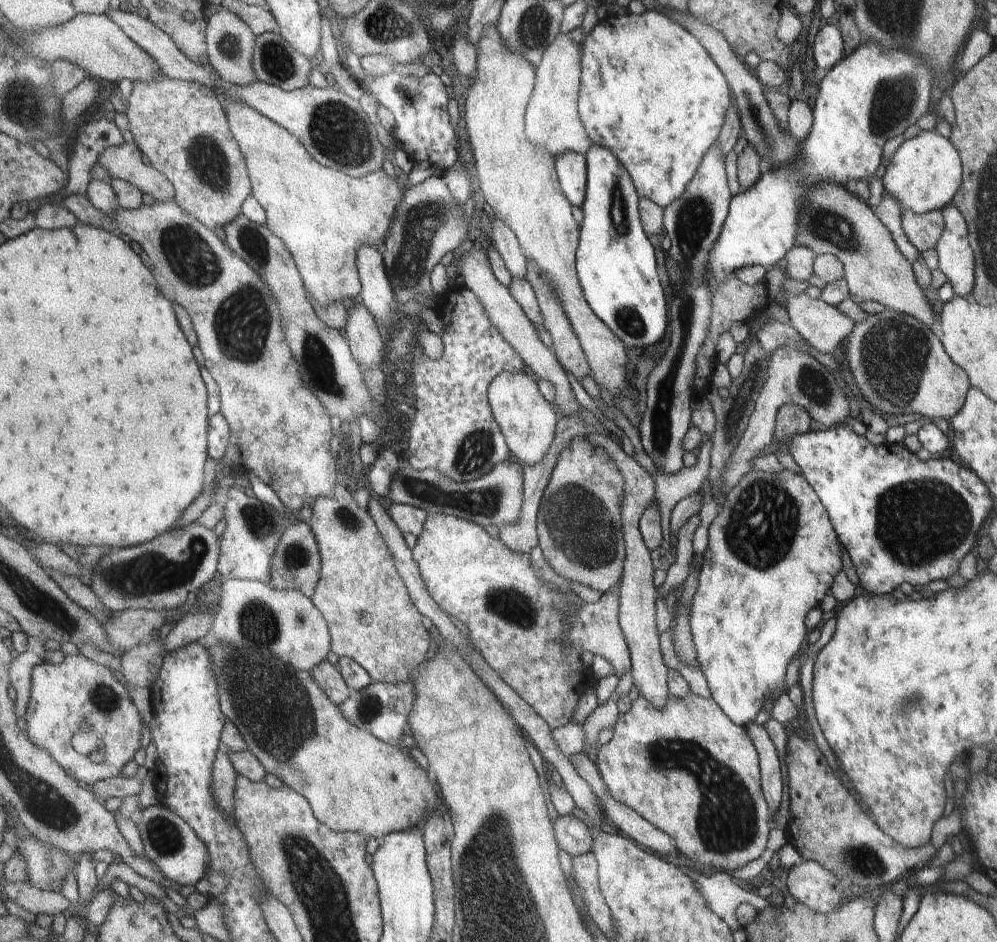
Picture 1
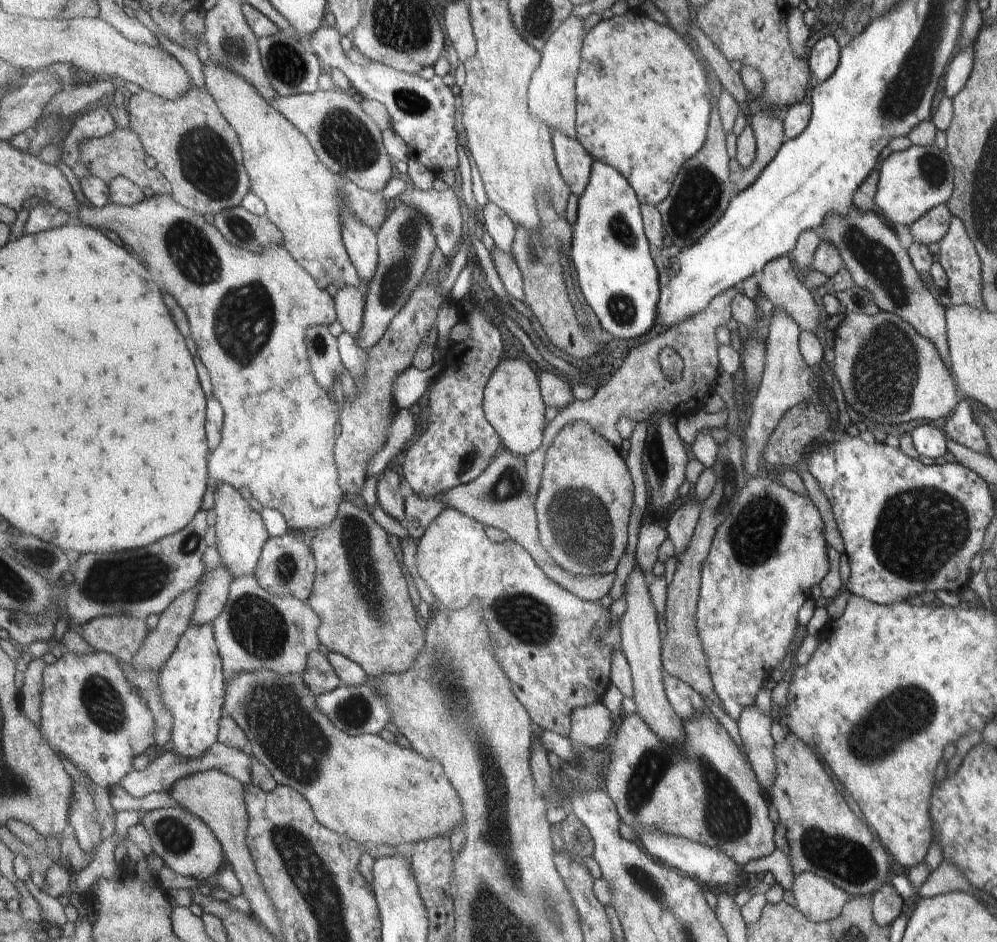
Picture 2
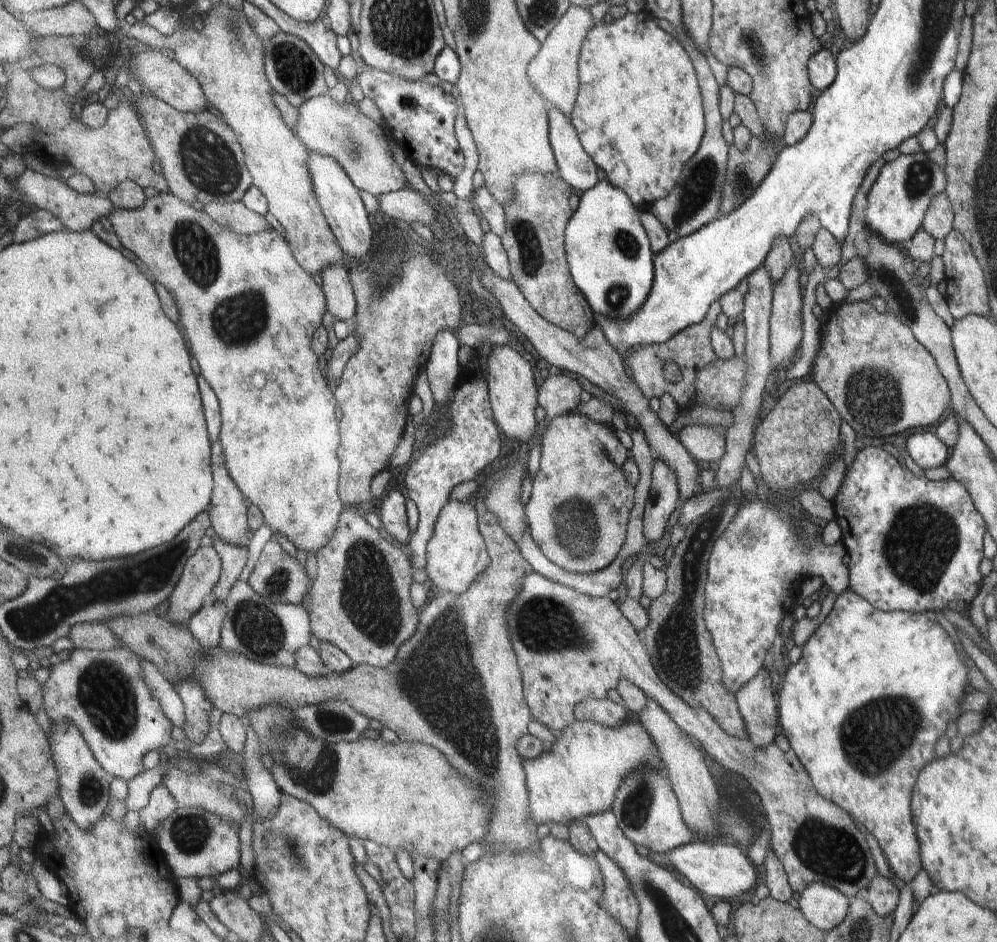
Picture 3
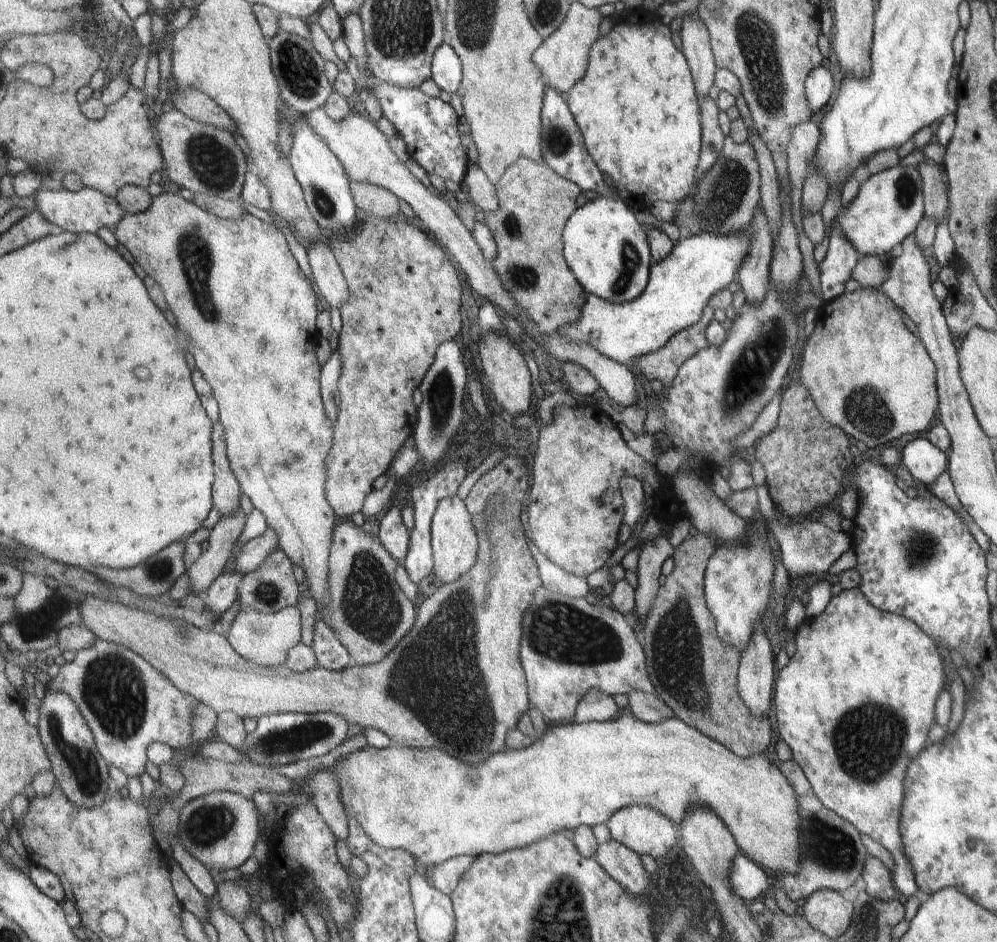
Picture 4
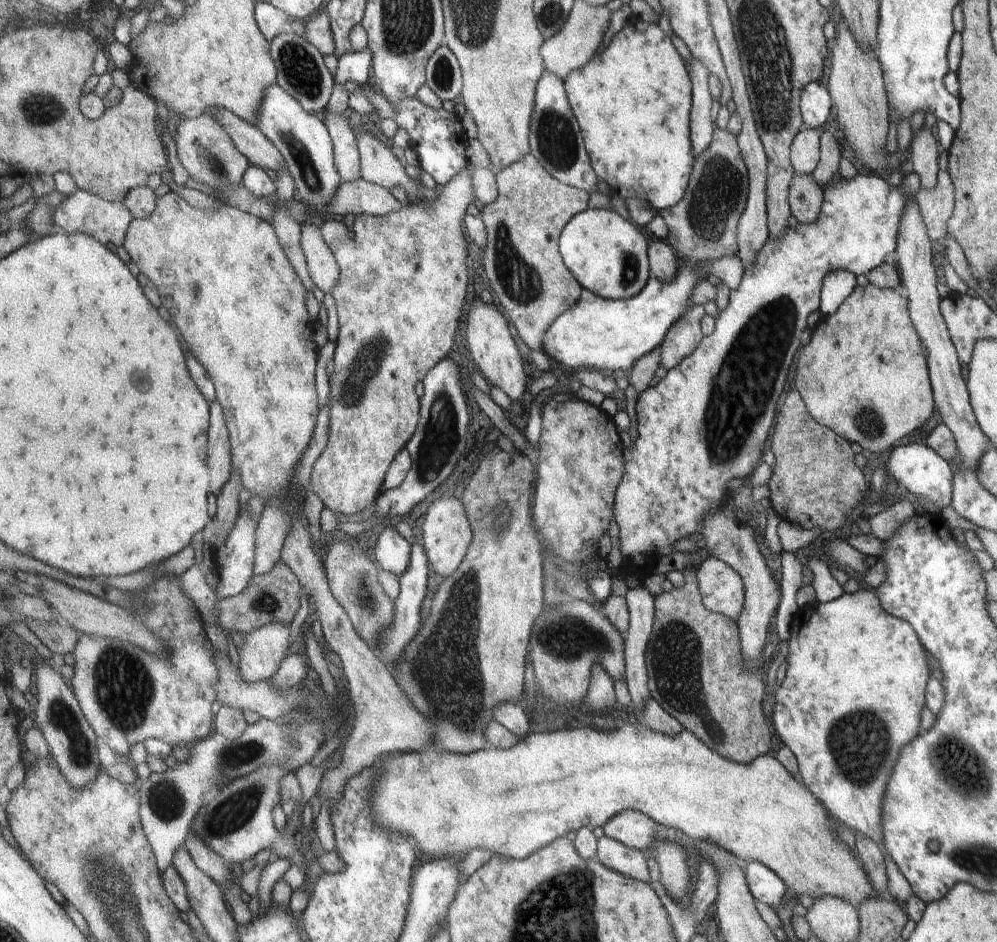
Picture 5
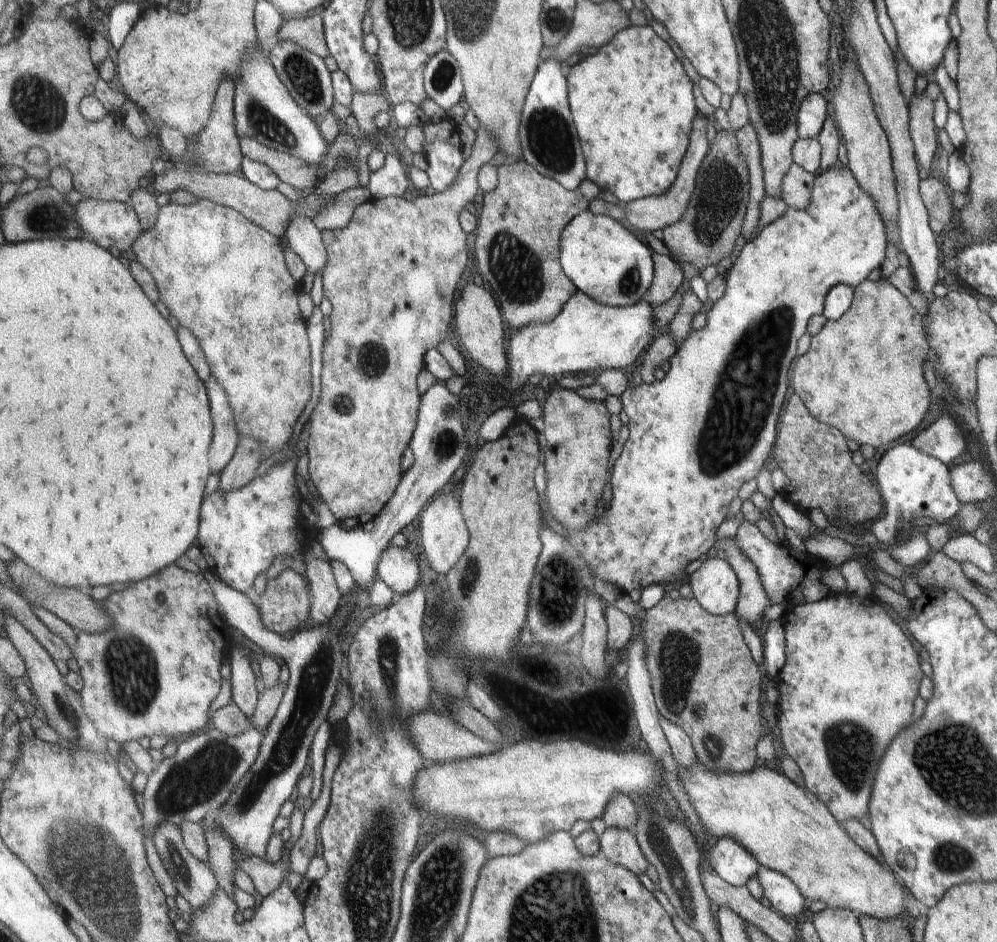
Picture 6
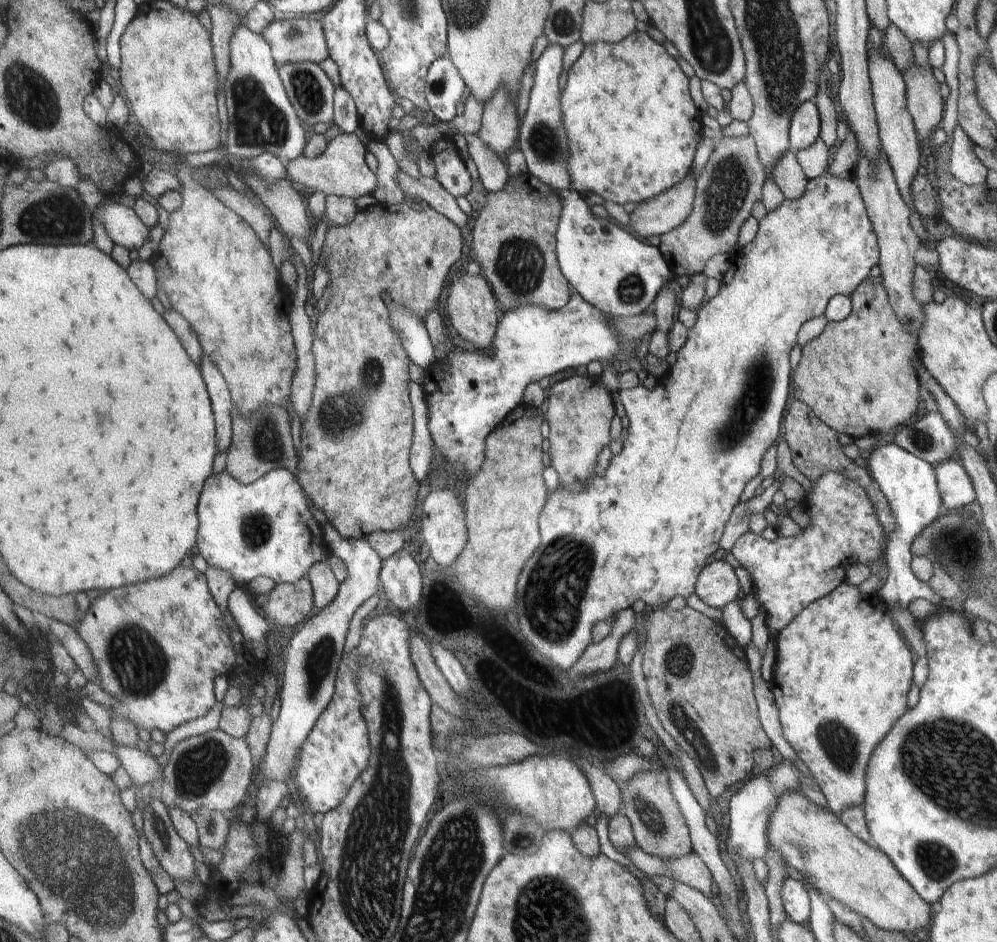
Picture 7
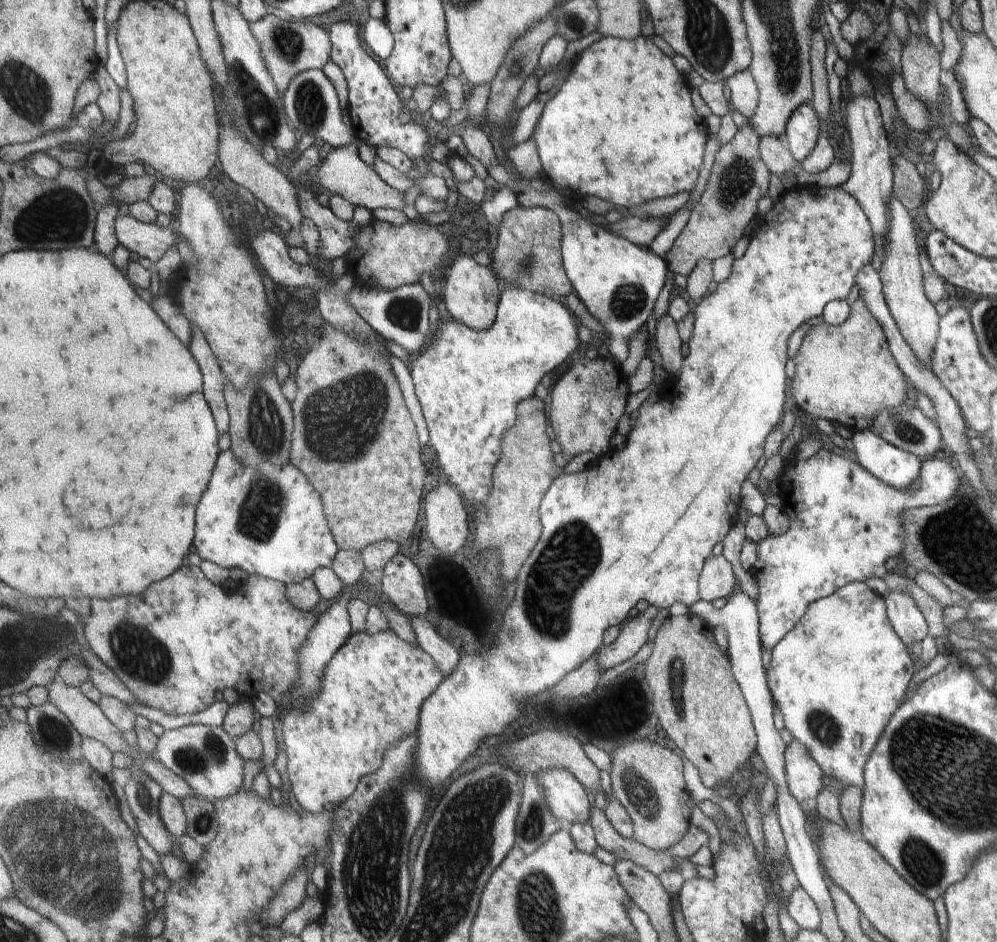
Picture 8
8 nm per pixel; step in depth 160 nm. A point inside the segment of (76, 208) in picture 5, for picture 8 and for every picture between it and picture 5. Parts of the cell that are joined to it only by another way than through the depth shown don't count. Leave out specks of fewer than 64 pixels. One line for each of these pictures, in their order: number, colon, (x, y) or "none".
6: (111, 224)
7: (126, 227)
8: (152, 241)

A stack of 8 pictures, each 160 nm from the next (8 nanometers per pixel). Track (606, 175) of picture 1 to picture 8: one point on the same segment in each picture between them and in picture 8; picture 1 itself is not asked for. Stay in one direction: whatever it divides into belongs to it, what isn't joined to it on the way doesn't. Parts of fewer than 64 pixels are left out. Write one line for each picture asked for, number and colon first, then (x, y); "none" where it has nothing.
2: (617, 277)
3: (609, 251)
4: (609, 252)
5: (608, 255)
6: (605, 260)
7: (622, 276)
8: (619, 282)

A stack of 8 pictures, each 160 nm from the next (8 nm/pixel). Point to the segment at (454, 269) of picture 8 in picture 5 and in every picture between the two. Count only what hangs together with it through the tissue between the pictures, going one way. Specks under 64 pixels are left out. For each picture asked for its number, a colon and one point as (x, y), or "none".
5: (489, 339)
6: (479, 322)
7: (473, 309)

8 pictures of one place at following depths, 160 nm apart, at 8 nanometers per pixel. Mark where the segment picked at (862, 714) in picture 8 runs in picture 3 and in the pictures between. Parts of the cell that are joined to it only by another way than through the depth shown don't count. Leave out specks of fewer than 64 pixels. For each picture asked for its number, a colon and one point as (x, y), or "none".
3: (901, 668)
4: (894, 678)
5: (849, 663)
6: (834, 720)
7: (842, 672)

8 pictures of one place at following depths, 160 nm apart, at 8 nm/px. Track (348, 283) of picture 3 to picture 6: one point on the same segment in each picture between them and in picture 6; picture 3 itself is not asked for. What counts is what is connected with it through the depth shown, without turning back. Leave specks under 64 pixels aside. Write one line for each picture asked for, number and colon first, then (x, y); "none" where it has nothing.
4: (327, 272)
5: (323, 267)
6: (305, 238)

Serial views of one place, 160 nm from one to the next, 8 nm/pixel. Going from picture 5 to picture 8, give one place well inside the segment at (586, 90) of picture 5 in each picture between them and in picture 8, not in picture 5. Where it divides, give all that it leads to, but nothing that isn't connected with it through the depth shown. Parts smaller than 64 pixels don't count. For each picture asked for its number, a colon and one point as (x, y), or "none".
6: (615, 93)
7: (634, 128)
8: (623, 127)

